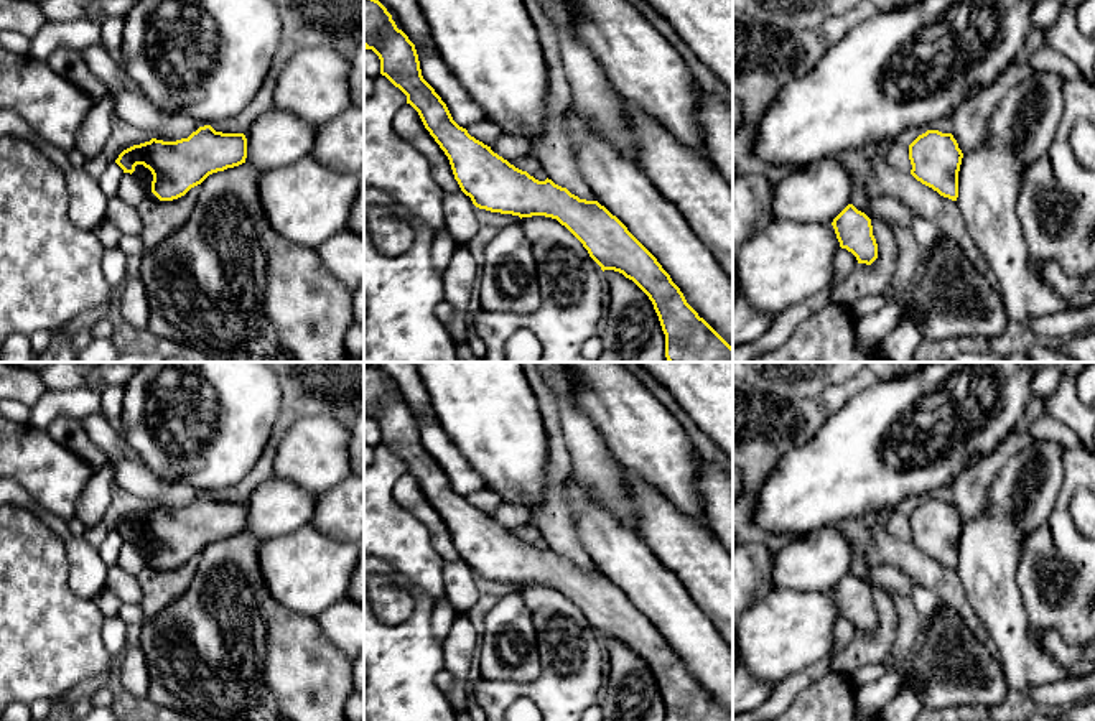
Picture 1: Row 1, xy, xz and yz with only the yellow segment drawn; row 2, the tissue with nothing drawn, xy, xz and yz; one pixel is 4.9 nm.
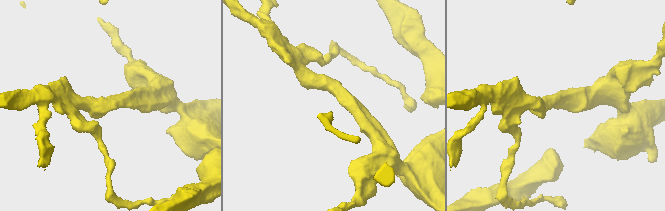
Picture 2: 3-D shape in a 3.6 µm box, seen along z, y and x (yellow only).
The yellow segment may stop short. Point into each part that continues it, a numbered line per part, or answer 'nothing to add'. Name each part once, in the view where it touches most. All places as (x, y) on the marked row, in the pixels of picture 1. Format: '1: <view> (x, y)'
nothing to add

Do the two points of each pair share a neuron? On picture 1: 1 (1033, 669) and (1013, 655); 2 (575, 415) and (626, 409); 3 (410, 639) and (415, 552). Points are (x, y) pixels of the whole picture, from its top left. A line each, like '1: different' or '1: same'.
1: same
2: different
3: different

